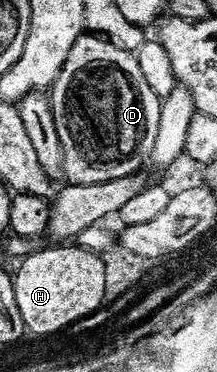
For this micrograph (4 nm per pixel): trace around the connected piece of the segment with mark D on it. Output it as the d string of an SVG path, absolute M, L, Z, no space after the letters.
M91 32L81 34L78 40L74 40L74 48L70 48L58 76L52 82L50 101L54 128L58 130L58 140L62 142L63 177L69 183L98 184L102 180L137 173L140 165L151 155L154 136L158 136L160 98L154 88L146 84L133 51L118 48L107 38Z

